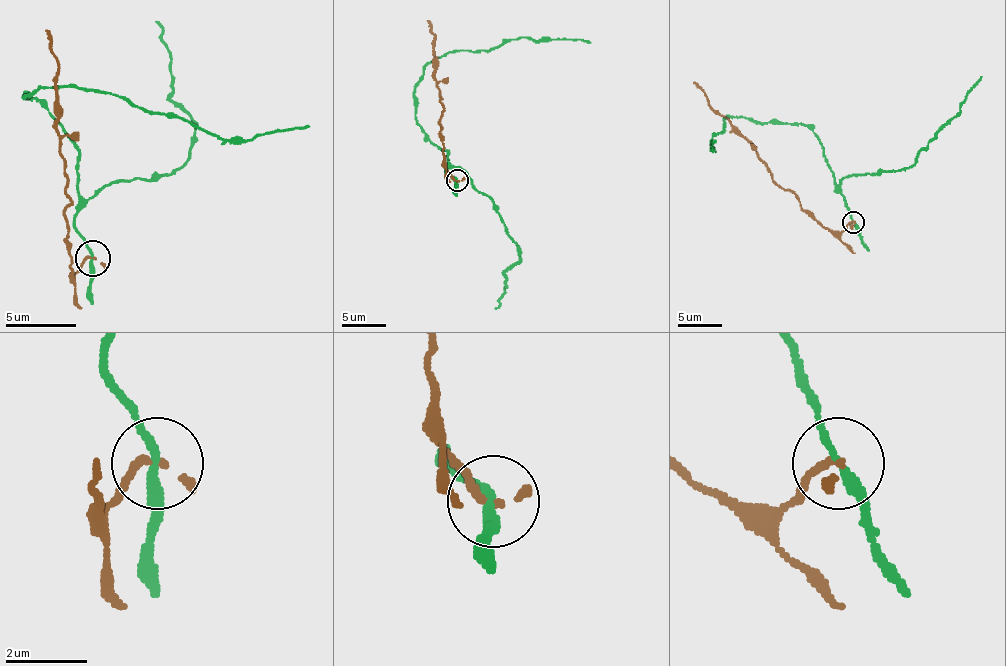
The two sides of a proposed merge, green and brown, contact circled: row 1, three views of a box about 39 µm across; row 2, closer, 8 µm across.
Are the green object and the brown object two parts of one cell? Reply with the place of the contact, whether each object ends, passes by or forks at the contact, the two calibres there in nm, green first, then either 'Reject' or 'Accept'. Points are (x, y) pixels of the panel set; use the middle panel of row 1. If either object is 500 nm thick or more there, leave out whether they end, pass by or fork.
Place: (457, 180). At the ring green passes by. At the ring brown ends. Thickness 240 nm (green) against 220 nm. Reject

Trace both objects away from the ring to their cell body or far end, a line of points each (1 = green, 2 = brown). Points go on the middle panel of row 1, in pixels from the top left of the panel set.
1: (457, 181), (446, 172), (448, 152), (416, 117), (413, 87), (424, 67), (523, 36), (591, 43)
2: (457, 181), (446, 170), (442, 150), (440, 120), (444, 104), (440, 100), (435, 80), (435, 36), (426, 21)

